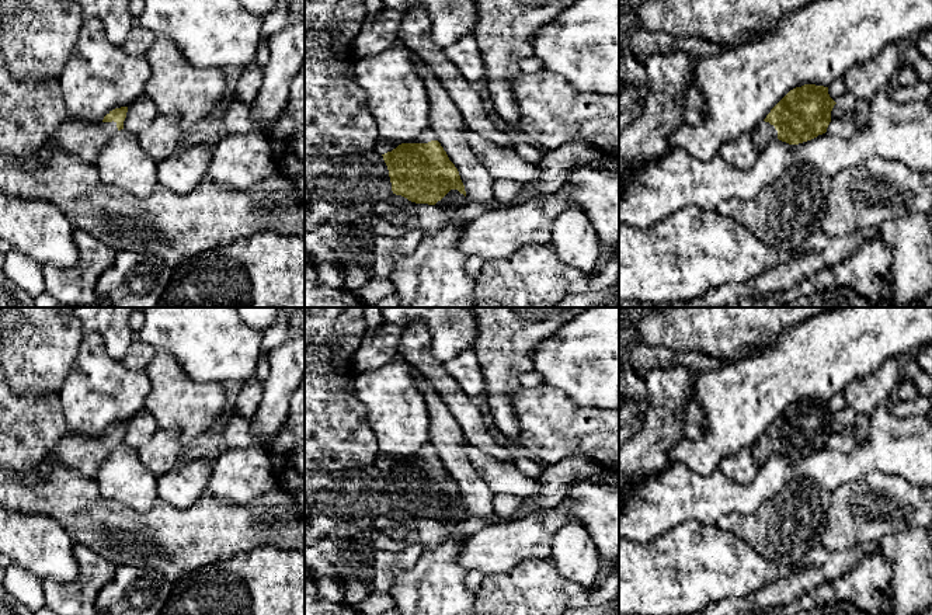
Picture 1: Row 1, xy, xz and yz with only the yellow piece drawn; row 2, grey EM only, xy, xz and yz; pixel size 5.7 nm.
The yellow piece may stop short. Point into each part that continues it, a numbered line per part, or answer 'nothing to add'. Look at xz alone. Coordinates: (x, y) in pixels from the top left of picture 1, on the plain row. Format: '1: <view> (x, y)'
1: xz (427, 450)

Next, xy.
1: xy (84, 455)

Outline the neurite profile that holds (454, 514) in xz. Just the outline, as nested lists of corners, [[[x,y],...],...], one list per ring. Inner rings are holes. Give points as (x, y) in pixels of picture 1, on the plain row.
[[[451,504],[435,521],[444,524],[458,524],[467,520],[467,512],[460,508],[458,504]]]

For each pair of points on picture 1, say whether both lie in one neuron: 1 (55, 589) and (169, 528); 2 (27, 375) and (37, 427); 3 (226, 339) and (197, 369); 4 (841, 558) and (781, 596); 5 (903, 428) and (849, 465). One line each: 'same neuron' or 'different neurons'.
1: different neurons
2: different neurons
3: same neuron
4: same neuron
5: same neuron

